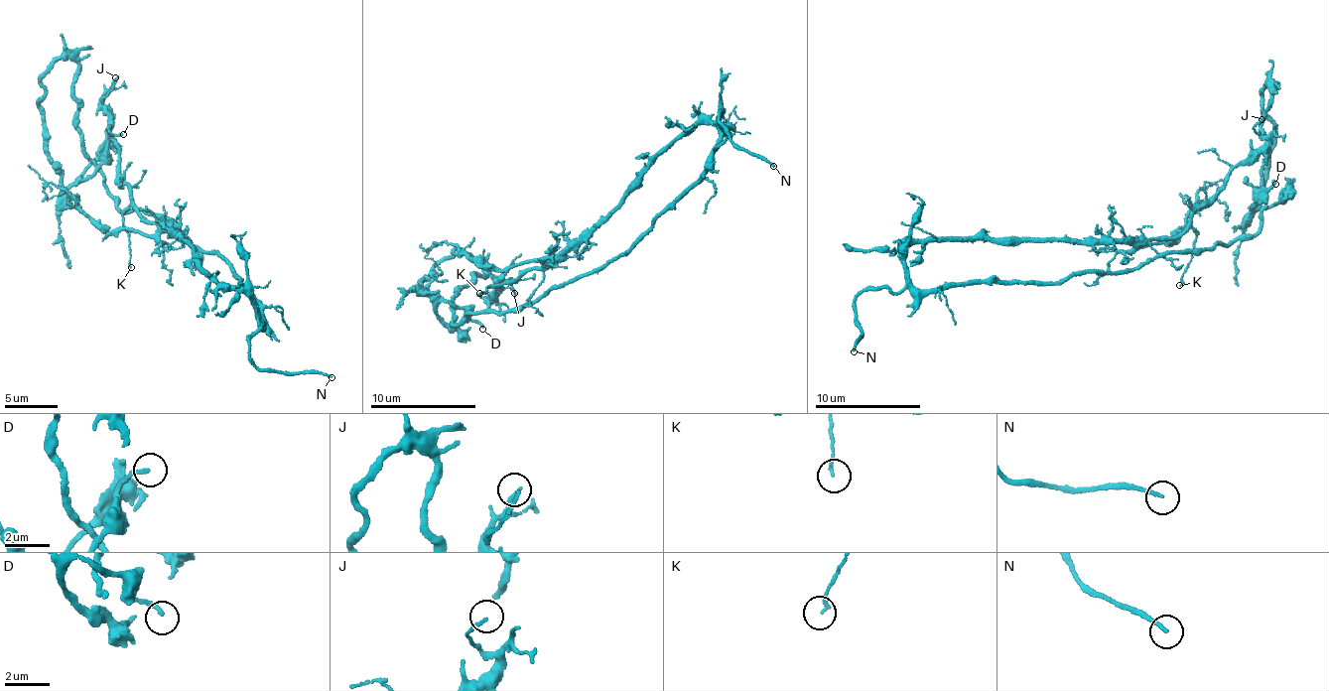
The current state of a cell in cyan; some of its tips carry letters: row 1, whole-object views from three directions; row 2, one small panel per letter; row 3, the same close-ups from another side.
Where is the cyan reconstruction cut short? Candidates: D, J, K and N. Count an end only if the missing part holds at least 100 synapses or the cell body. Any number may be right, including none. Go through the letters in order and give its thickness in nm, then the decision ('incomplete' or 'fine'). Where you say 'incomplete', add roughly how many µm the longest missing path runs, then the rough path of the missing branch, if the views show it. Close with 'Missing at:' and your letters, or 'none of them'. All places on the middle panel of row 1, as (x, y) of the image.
D: 180 nm | fine
J: 110 nm | fine
K: 120 nm | fine
N: 150 nm | incomplete | 30 µm
Missing at: N

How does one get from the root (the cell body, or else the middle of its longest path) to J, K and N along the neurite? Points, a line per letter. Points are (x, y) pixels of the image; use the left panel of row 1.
J: (232, 271), (259, 306), (257, 318), (255, 299), (219, 287), (189, 242), (137, 212), (102, 103), (115, 77)
K: (232, 271), (259, 306), (257, 318), (255, 299), (219, 287), (189, 242), (131, 207), (122, 214), (131, 267)
N: (232, 271), (237, 283), (259, 306), (257, 320), (264, 327), (248, 341), (251, 361), (277, 372), (332, 377)

